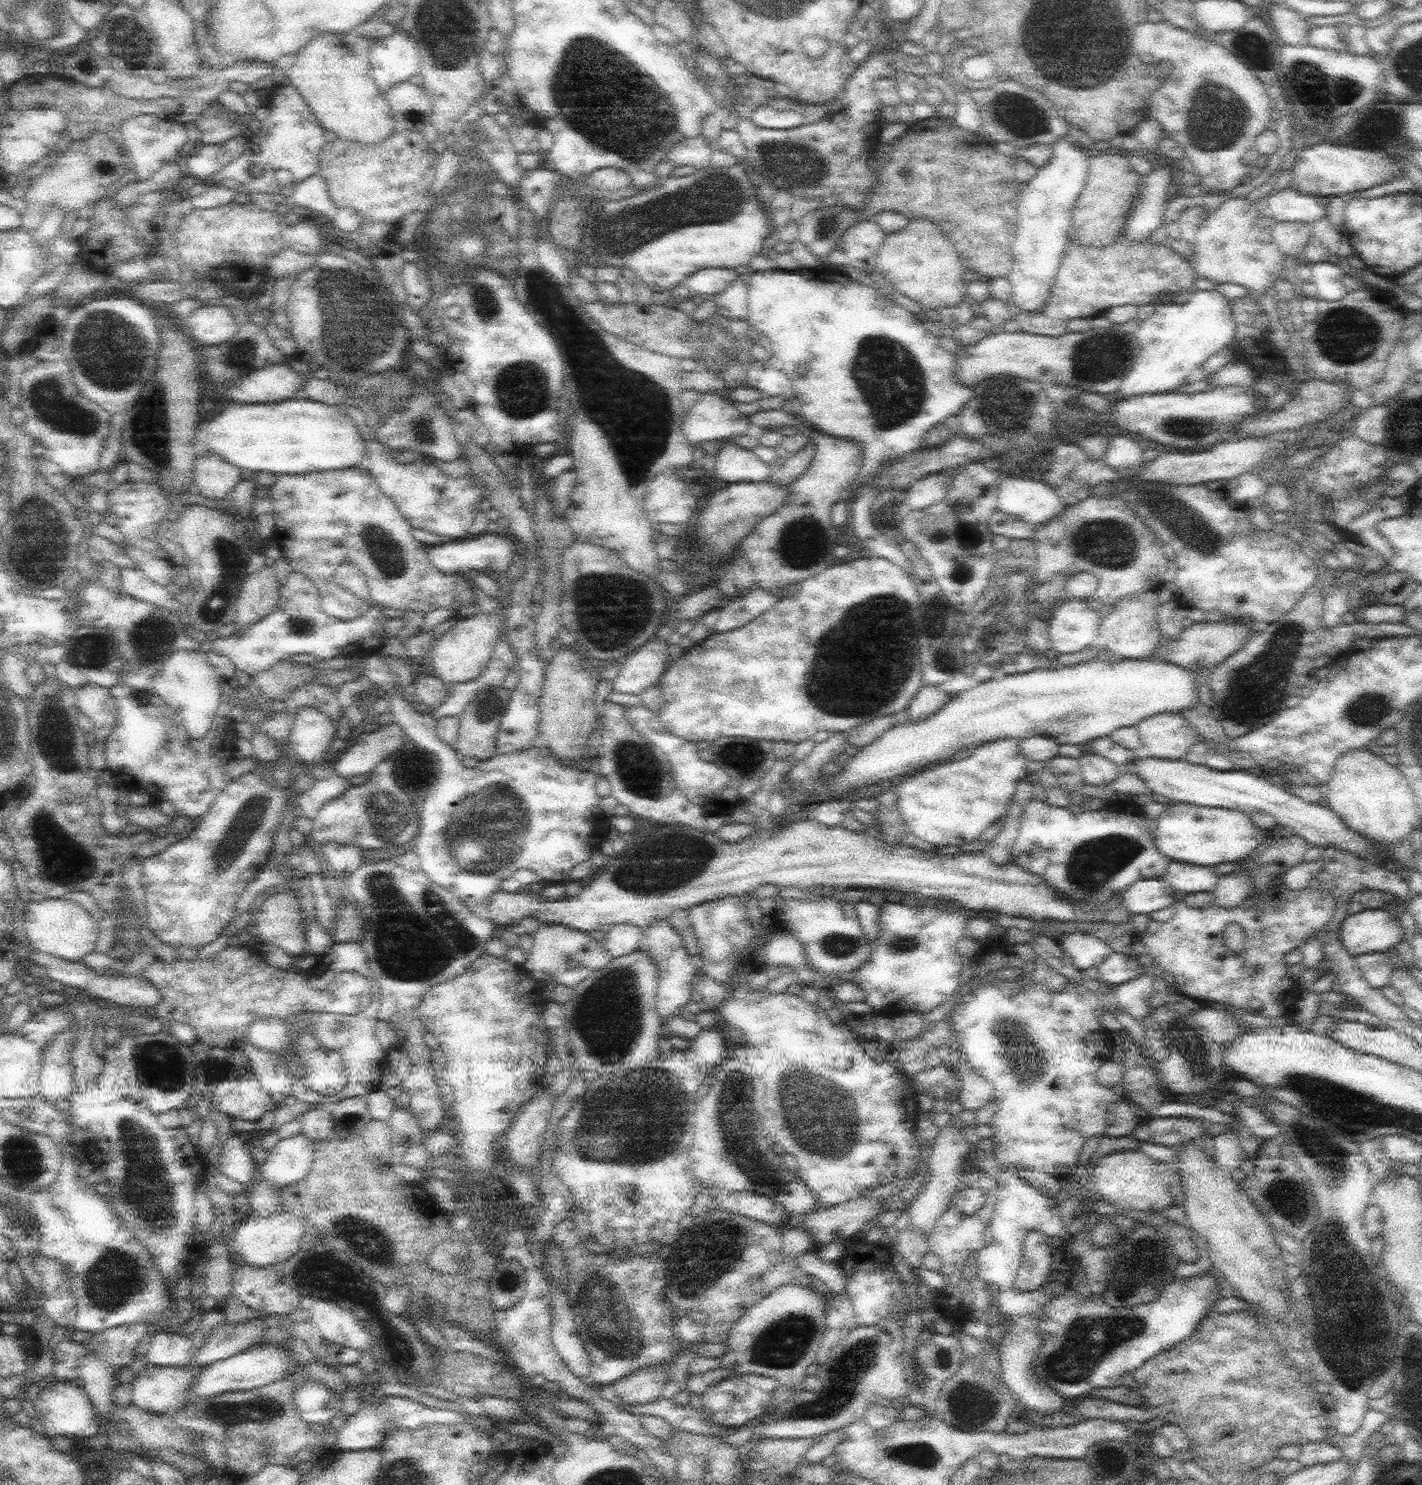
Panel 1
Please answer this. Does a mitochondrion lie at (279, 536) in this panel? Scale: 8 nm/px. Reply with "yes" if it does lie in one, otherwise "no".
no

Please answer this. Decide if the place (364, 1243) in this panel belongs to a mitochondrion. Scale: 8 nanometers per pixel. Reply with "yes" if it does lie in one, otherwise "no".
yes

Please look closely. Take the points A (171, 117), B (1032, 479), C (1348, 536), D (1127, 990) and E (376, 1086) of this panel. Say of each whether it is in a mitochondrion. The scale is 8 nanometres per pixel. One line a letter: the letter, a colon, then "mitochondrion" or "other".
A: other
B: other
C: other
D: other
E: other

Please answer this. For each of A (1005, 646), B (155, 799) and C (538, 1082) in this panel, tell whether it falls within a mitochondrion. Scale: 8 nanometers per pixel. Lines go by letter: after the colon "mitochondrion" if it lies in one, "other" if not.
A: mitochondrion
B: other
C: other

